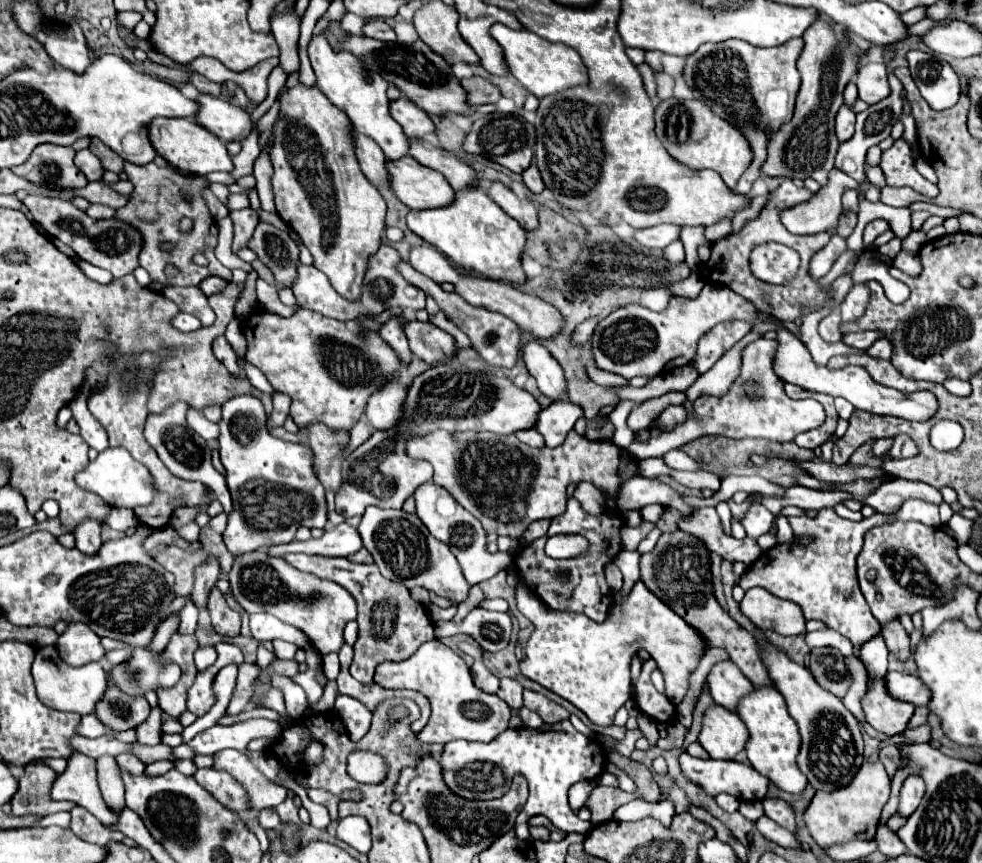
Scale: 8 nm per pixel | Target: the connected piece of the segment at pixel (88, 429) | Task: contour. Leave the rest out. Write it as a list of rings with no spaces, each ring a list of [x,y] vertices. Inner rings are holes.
[[[89,414],[89,416],[75,416],[75,420],[77,420],[77,424],[79,424],[79,428],[81,428],[81,436],[83,436],[83,440],[91,446],[91,448],[95,448],[95,450],[105,450],[109,444],[107,444],[107,432],[105,432],[105,428],[93,418],[93,414]]]

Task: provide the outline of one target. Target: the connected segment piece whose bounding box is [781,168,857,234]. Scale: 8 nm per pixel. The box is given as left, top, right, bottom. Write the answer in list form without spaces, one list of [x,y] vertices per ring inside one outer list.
[[[833,168],[827,184],[809,202],[801,202],[781,212],[781,222],[791,234],[817,234],[835,230],[841,214],[841,194],[847,188],[857,188],[857,182],[845,172]]]

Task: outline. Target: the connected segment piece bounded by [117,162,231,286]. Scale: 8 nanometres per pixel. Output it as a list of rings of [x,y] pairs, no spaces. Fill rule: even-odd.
[[[125,162],[125,172],[129,180],[135,184],[135,192],[131,194],[129,204],[117,210],[117,218],[141,230],[143,250],[141,250],[139,262],[151,274],[153,282],[161,282],[167,286],[199,286],[199,282],[209,276],[219,276],[231,282],[231,270],[225,268],[213,254],[213,246],[217,246],[217,228],[215,228],[215,218],[211,216],[203,198],[203,190],[209,186],[209,180],[205,176],[187,176],[187,174],[175,172],[171,166],[159,168],[153,162],[147,166],[135,166],[135,164]],[[181,218],[193,220],[191,232],[185,234],[179,230]],[[163,240],[171,242],[175,250],[161,252],[159,242]],[[201,250],[205,252],[209,266],[197,266],[193,262],[193,256]],[[169,264],[179,270],[175,278],[165,276],[165,266]]]

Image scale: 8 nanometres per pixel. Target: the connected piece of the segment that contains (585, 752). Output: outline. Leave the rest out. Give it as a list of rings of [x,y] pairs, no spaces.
[[[570,720],[563,721],[563,730],[503,730],[495,740],[489,744],[483,742],[467,742],[467,740],[453,740],[445,744],[439,764],[443,768],[443,778],[453,794],[465,800],[491,800],[501,798],[509,786],[511,778],[517,772],[529,780],[529,797],[525,806],[515,820],[515,833],[521,840],[532,842],[529,834],[529,819],[534,815],[547,816],[553,826],[561,832],[587,832],[591,822],[581,820],[567,802],[567,790],[581,780],[595,780],[603,766],[605,756],[593,738],[583,736],[573,727]]]

